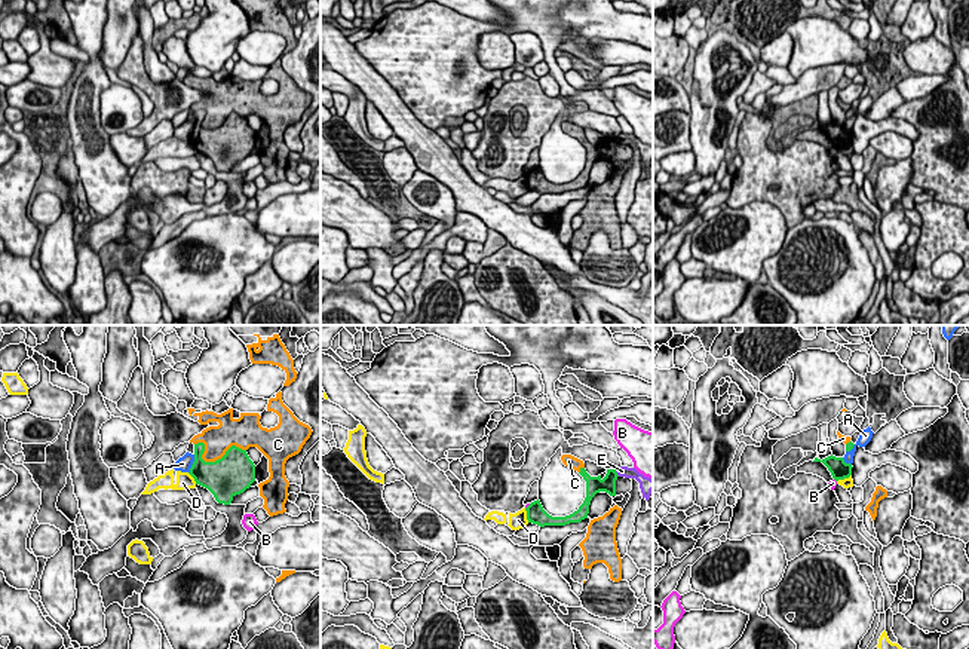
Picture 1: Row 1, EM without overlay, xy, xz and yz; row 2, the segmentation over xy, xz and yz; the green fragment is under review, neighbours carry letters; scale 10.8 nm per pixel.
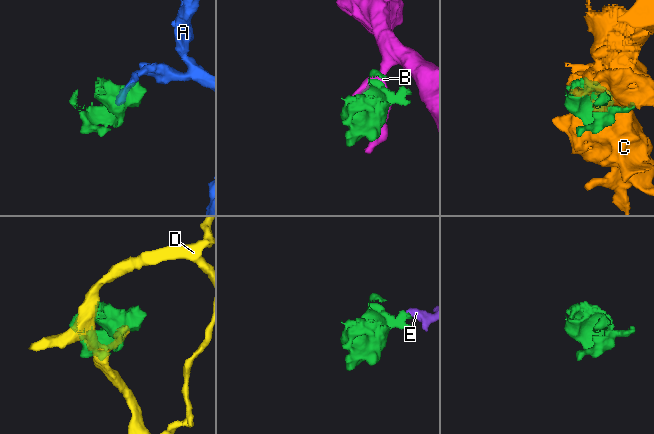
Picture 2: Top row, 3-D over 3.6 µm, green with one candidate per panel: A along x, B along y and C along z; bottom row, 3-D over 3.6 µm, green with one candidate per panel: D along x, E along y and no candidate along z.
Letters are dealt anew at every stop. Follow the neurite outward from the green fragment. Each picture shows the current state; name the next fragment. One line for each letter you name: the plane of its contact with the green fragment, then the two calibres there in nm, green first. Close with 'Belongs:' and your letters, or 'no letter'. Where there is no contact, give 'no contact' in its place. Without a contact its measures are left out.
C: meets green in xy; 440 nm thick on the green side, 300 nm on the other
Belongs: C

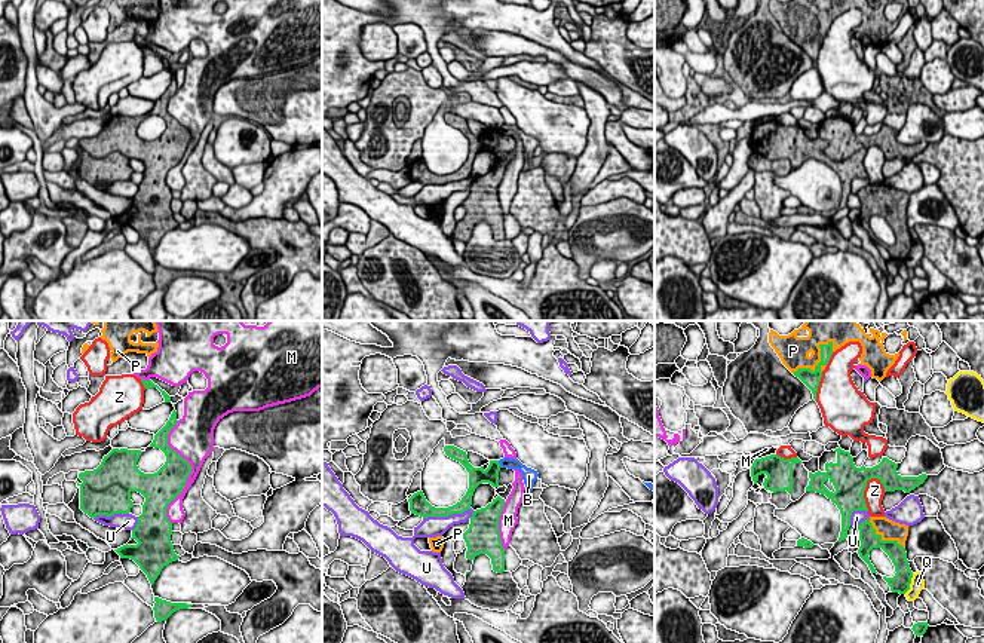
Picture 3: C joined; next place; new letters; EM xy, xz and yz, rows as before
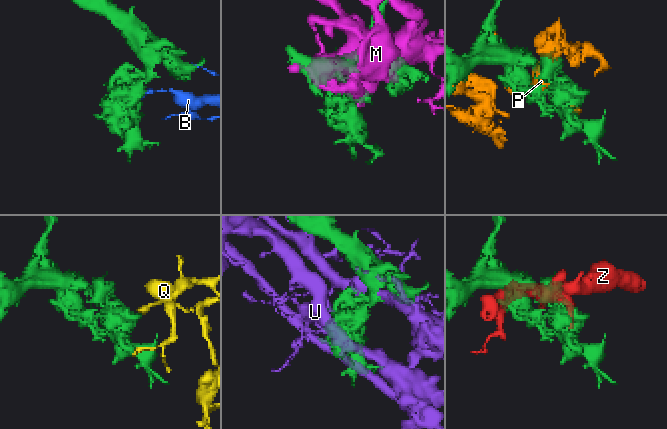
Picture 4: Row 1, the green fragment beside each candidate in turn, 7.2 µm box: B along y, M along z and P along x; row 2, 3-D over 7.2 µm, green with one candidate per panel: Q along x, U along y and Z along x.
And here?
P: meets green in yz; 180 nm thick on the green side, 220 nm on the other
Belongs: P

